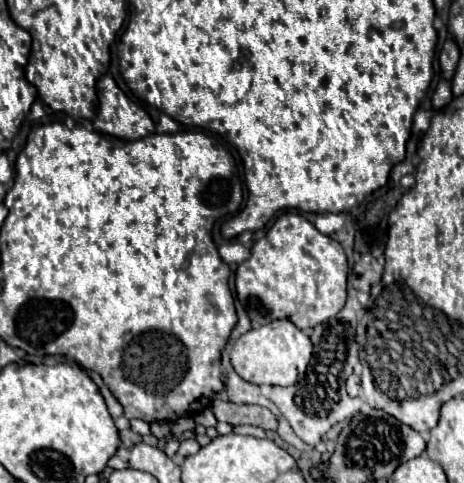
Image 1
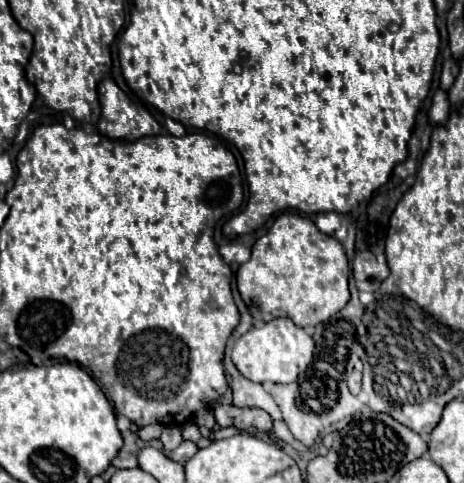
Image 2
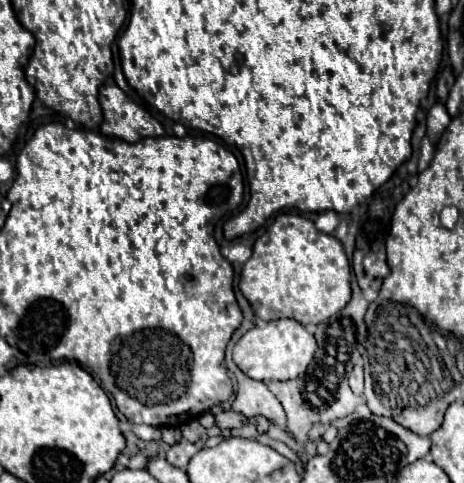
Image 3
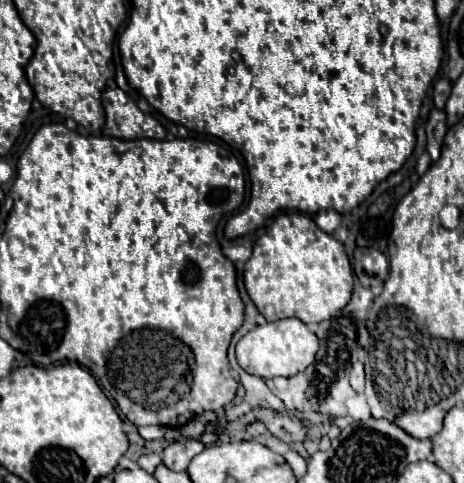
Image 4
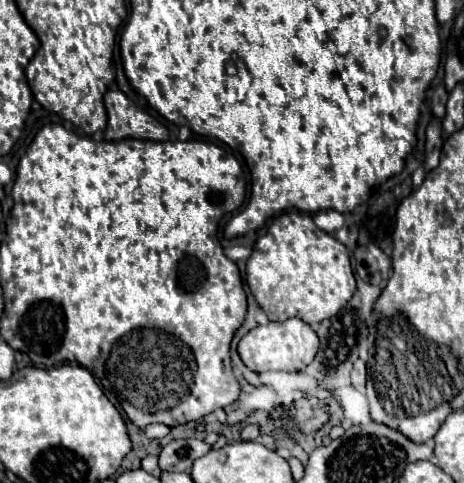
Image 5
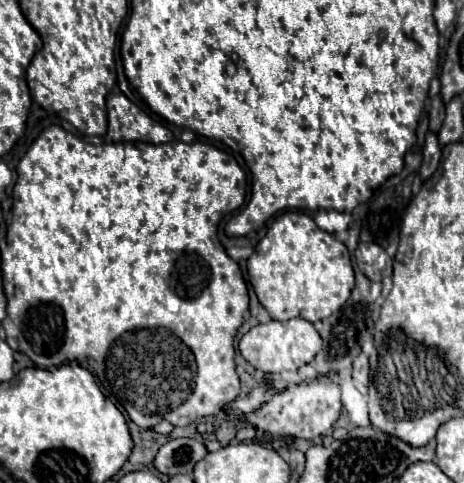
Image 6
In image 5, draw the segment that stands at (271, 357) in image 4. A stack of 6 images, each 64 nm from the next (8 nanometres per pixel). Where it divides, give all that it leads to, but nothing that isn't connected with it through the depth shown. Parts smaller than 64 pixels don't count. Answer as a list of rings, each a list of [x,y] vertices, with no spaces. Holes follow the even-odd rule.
[[[290,318],[284,322],[268,322],[264,326],[256,326],[238,342],[238,354],[240,354],[242,362],[252,372],[258,372],[258,374],[268,372],[268,370],[298,372],[314,360],[318,348],[320,348],[320,340],[318,340],[316,332],[300,318]]]

